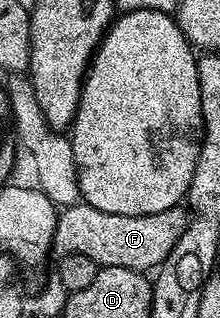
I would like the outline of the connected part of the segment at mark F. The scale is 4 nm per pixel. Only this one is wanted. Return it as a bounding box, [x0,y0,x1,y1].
[53,200,189,272]

